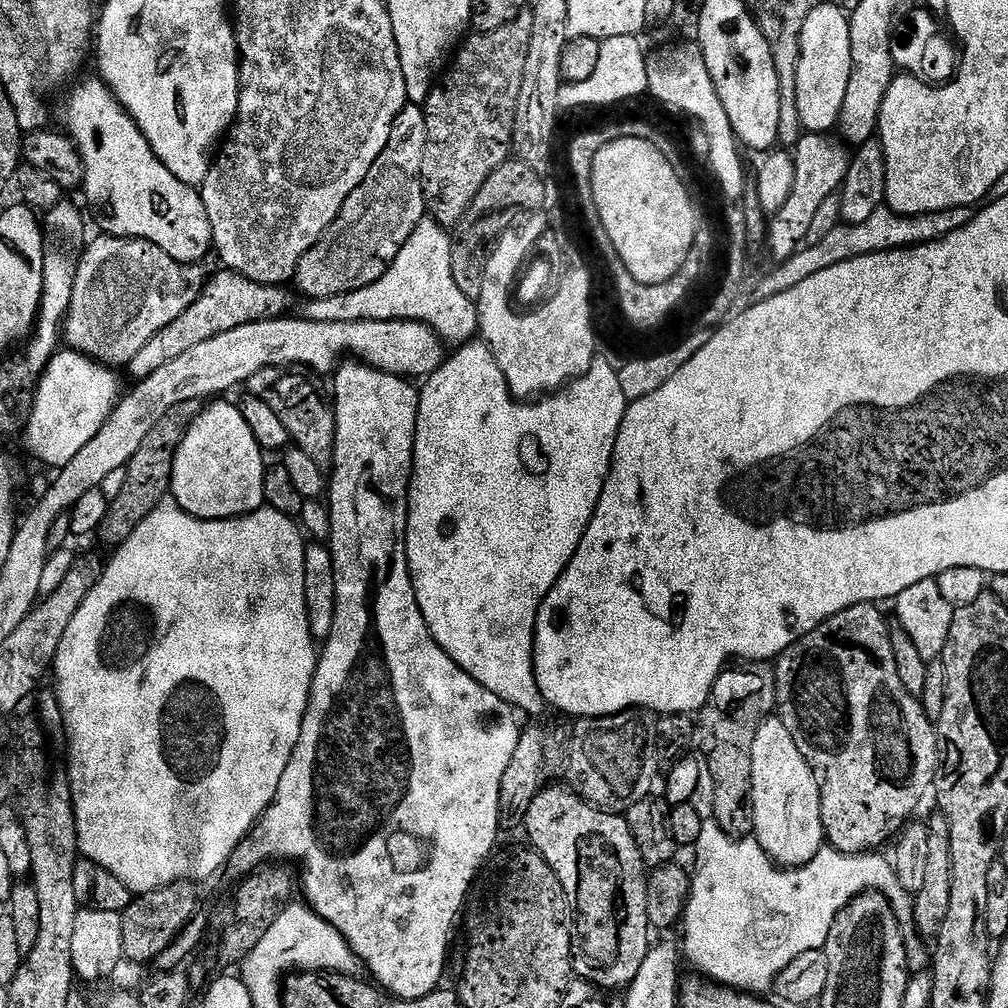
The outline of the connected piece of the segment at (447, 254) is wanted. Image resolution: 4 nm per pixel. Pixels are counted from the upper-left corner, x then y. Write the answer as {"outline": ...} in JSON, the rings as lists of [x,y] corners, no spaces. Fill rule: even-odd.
{"outline":[[[426,218],[418,222],[414,234],[398,250],[398,258],[370,286],[334,298],[305,303],[303,319],[314,322],[362,322],[363,320],[417,320],[428,324],[445,345],[464,344],[477,335],[480,313],[477,305],[454,283],[452,246],[454,240],[438,221]]]}

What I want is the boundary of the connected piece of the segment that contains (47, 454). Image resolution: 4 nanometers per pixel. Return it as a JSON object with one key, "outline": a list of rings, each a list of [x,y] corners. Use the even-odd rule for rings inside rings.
{"outline":[[[61,350],[48,364],[36,386],[32,413],[24,427],[22,441],[36,460],[51,470],[59,470],[74,459],[74,454],[102,430],[106,418],[122,395],[120,380],[111,367],[98,364],[81,352]]]}

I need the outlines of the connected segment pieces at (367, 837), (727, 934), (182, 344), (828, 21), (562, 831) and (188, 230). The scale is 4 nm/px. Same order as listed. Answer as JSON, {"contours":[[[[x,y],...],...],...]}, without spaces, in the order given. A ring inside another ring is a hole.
{"contours":[[[[359,362],[341,363],[334,373],[334,379],[336,445],[330,469],[330,483],[326,488],[326,503],[332,523],[332,569],[336,575],[334,626],[328,639],[323,641],[319,649],[308,709],[302,722],[302,734],[294,746],[294,754],[290,754],[290,762],[282,774],[282,782],[278,782],[276,797],[248,837],[234,849],[226,868],[227,871],[232,871],[236,878],[243,878],[253,870],[267,865],[271,856],[276,862],[300,860],[298,884],[302,892],[304,888],[304,896],[308,899],[305,900],[307,907],[326,922],[330,922],[334,930],[338,930],[342,938],[346,938],[350,950],[354,950],[366,972],[368,968],[367,975],[385,993],[402,1000],[417,1000],[429,996],[441,987],[440,979],[443,978],[444,967],[448,964],[448,943],[452,940],[452,927],[455,926],[456,919],[458,924],[465,911],[464,899],[467,898],[480,867],[487,862],[488,855],[496,848],[496,835],[501,835],[502,832],[498,814],[498,790],[502,786],[502,774],[506,774],[506,766],[510,766],[510,758],[514,756],[514,746],[518,744],[522,728],[521,725],[516,725],[516,720],[512,717],[515,716],[513,709],[509,708],[506,702],[502,702],[498,694],[490,694],[486,686],[470,678],[470,674],[466,674],[466,670],[462,670],[442,650],[442,646],[438,646],[438,642],[426,626],[426,618],[422,618],[422,610],[416,601],[412,575],[408,569],[406,537],[408,486],[412,478],[416,423],[420,413],[417,389],[412,389],[408,385],[411,383],[403,376],[391,376]]],[[[706,822],[702,826],[694,851],[696,869],[693,867],[690,872],[692,889],[688,891],[688,904],[682,917],[682,956],[701,972],[697,972],[701,977],[726,988],[735,988],[737,992],[767,993],[776,975],[790,966],[798,954],[823,949],[826,938],[830,938],[834,918],[838,918],[840,911],[864,892],[879,892],[900,919],[901,928],[913,927],[913,893],[907,892],[902,882],[898,882],[895,867],[887,855],[876,856],[880,854],[871,851],[847,856],[837,848],[825,846],[801,868],[781,868],[768,857],[755,838],[728,836],[715,822]]],[[[220,270],[216,277],[209,279],[200,291],[200,296],[188,307],[166,330],[158,330],[138,354],[126,365],[126,372],[139,382],[150,378],[161,366],[174,362],[186,350],[198,346],[198,342],[206,342],[206,338],[214,338],[226,330],[234,330],[234,326],[249,324],[255,320],[275,320],[283,317],[288,308],[288,296],[283,287],[275,284],[259,284],[250,278],[240,276],[237,272]]],[[[817,3],[806,18],[806,26],[802,26],[796,101],[800,126],[805,133],[828,134],[839,125],[842,102],[846,102],[846,86],[850,86],[850,16],[836,4]]],[[[545,787],[530,802],[530,810],[522,825],[528,831],[533,849],[558,874],[562,890],[566,890],[574,913],[572,925],[572,970],[579,979],[605,990],[624,990],[634,982],[650,947],[646,918],[646,886],[648,877],[642,854],[630,834],[630,826],[623,815],[596,808],[567,787]]],[[[83,80],[68,90],[70,92],[64,100],[63,127],[80,151],[84,163],[82,193],[100,223],[99,231],[109,236],[130,236],[133,240],[154,242],[158,250],[166,250],[166,254],[170,254],[170,258],[180,264],[203,261],[203,256],[207,252],[211,253],[213,247],[210,214],[206,214],[204,199],[200,197],[199,191],[166,170],[164,163],[154,154],[150,142],[146,142],[140,127],[132,121],[132,115],[121,106],[103,80]]]]}

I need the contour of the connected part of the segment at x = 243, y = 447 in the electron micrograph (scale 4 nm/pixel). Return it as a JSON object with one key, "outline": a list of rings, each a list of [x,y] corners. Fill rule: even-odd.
{"outline":[[[220,398],[201,407],[174,458],[171,499],[199,520],[231,520],[233,516],[244,516],[265,507],[265,453],[239,407],[226,401]]]}

